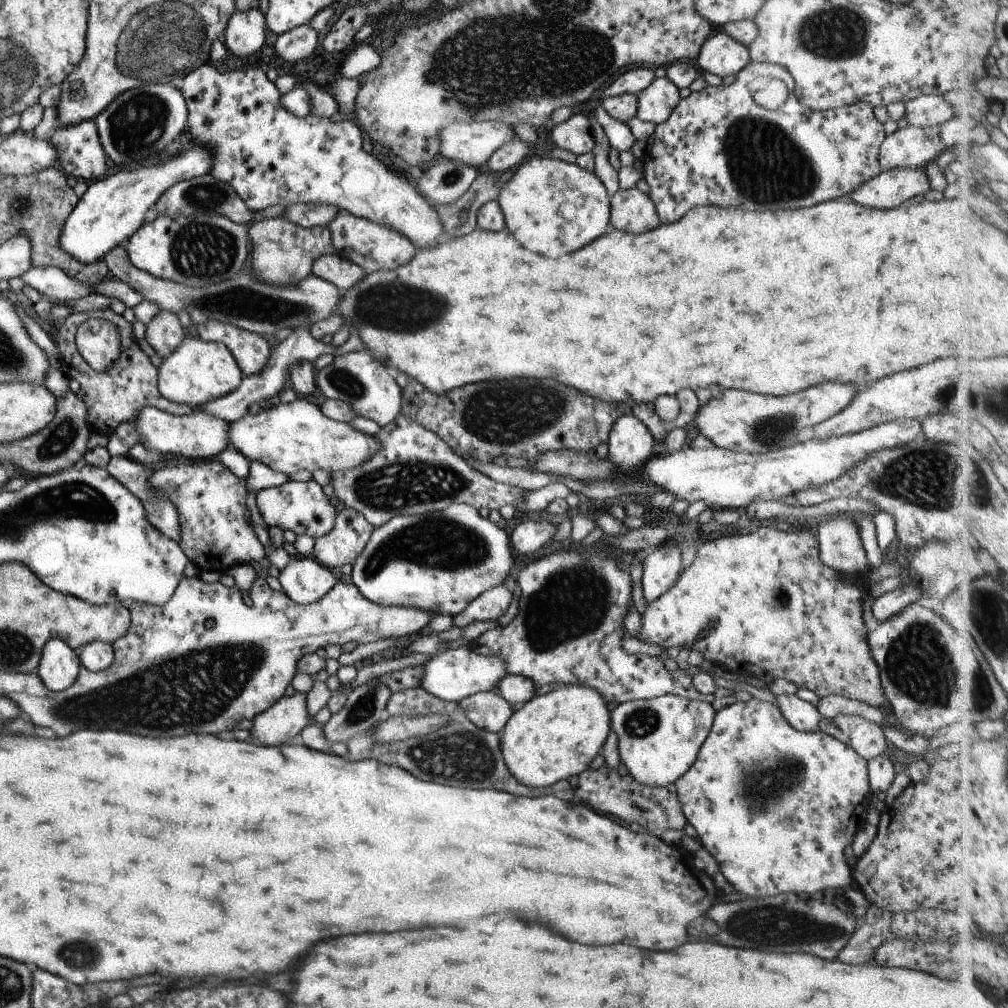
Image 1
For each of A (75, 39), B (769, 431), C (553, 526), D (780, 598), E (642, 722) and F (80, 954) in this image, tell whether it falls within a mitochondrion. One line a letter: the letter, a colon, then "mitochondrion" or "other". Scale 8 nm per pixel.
A: other
B: mitochondrion
C: other
D: mitochondrion
E: mitochondrion
F: mitochondrion

